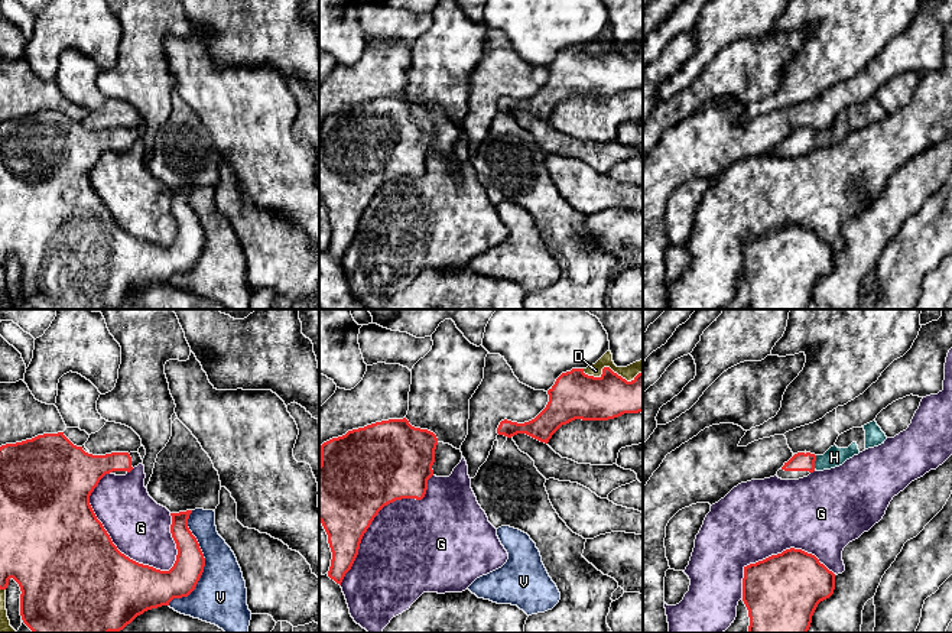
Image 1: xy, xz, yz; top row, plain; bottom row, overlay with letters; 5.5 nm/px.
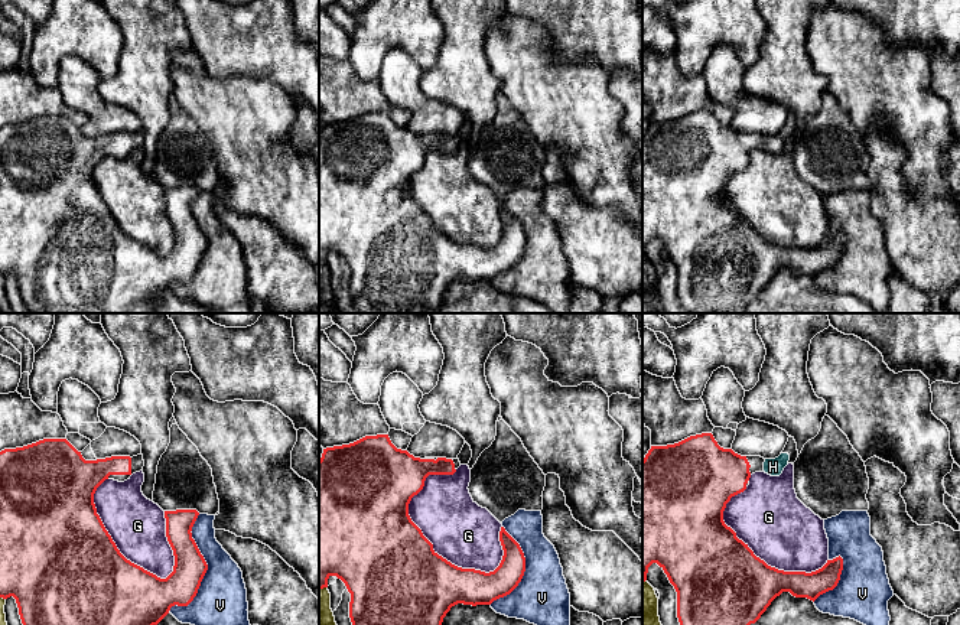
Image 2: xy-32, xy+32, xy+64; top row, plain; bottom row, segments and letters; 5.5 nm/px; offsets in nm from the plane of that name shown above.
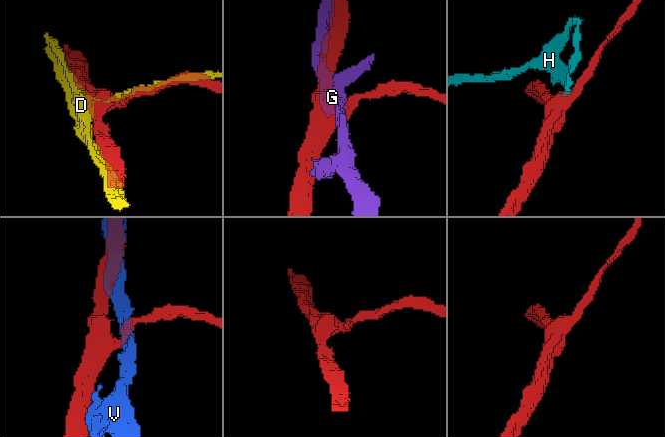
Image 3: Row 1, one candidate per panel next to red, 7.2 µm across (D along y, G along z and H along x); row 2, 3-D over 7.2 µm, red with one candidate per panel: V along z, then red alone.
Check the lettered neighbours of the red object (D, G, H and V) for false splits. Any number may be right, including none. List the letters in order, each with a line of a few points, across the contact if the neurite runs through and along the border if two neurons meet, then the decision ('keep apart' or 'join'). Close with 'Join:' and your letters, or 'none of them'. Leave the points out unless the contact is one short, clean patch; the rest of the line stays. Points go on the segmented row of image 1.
D: keep apart
G: keep apart
H: line yz (801, 461), (814, 463), (824, 463), (834, 457); join
V: keep apart
Join: H

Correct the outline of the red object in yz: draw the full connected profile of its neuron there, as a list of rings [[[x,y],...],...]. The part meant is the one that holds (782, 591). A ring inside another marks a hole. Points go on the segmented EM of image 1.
[[[802,549],[744,567],[748,633],[808,633],[818,604],[834,594],[835,574]]]

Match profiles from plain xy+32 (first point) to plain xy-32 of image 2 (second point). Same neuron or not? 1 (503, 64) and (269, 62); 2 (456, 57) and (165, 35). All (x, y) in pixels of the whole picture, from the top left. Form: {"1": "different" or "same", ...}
{"1": "different", "2": "same"}

